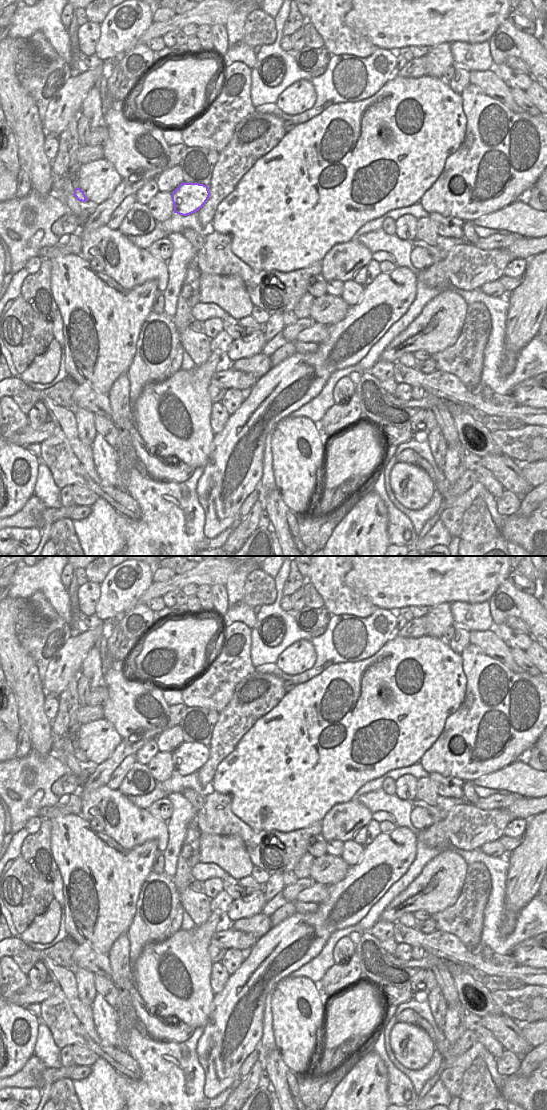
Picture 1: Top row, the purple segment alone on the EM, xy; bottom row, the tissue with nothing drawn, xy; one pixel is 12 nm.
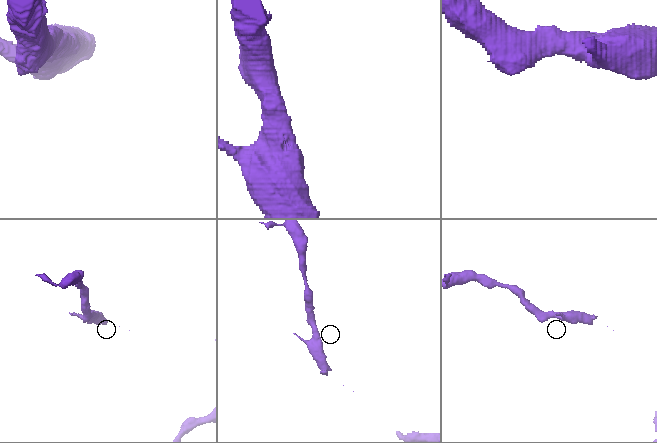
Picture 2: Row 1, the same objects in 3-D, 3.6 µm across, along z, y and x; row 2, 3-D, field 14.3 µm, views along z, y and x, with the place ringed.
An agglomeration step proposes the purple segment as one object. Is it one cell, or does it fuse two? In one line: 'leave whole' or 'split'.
leave whole

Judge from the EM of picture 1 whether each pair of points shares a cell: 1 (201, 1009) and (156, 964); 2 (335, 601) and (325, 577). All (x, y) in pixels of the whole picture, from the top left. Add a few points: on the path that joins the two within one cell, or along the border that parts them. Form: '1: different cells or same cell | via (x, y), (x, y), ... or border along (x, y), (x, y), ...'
1: same cell | via (186, 1000), (172, 995), (165, 989), (159, 979)
2: same cell | via (335, 595), (329, 583)

